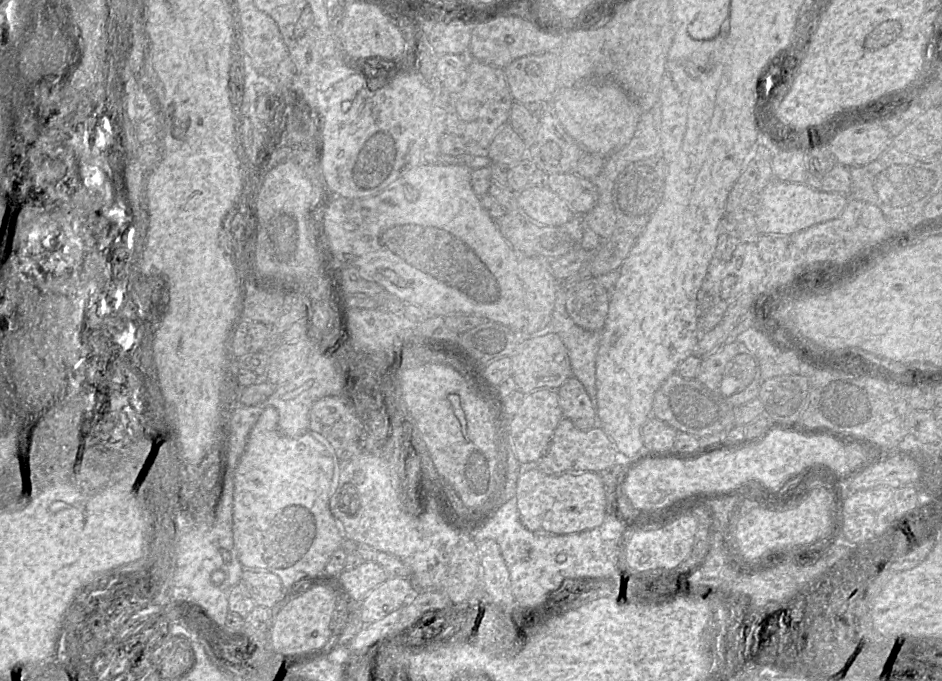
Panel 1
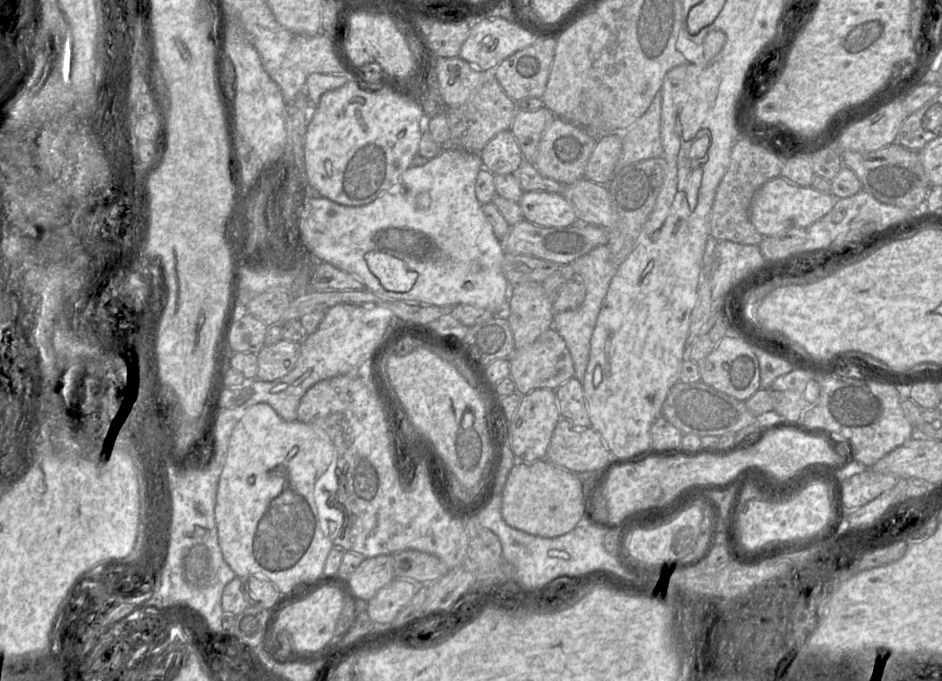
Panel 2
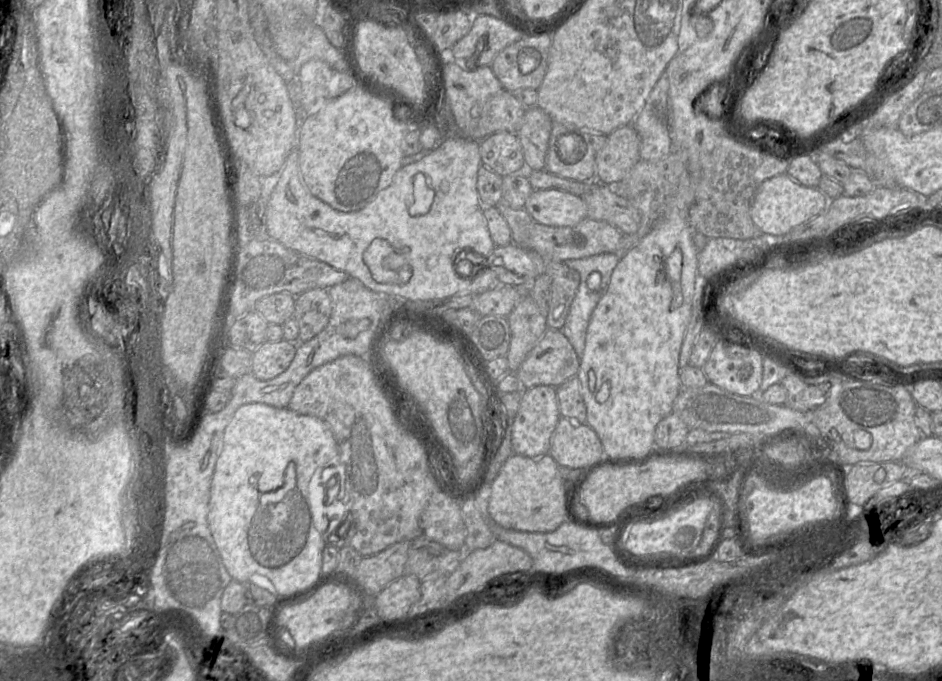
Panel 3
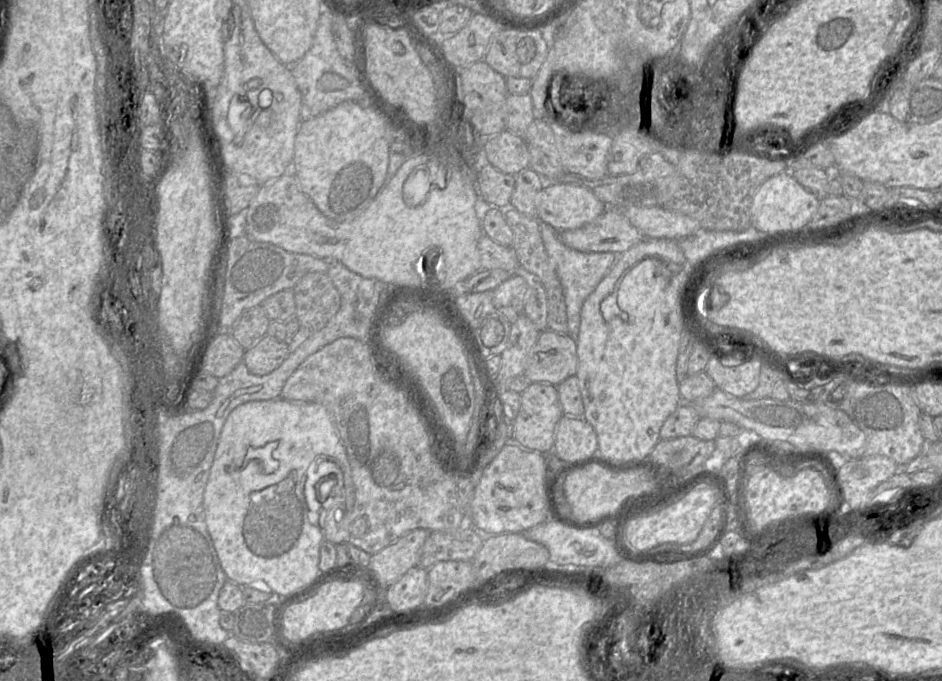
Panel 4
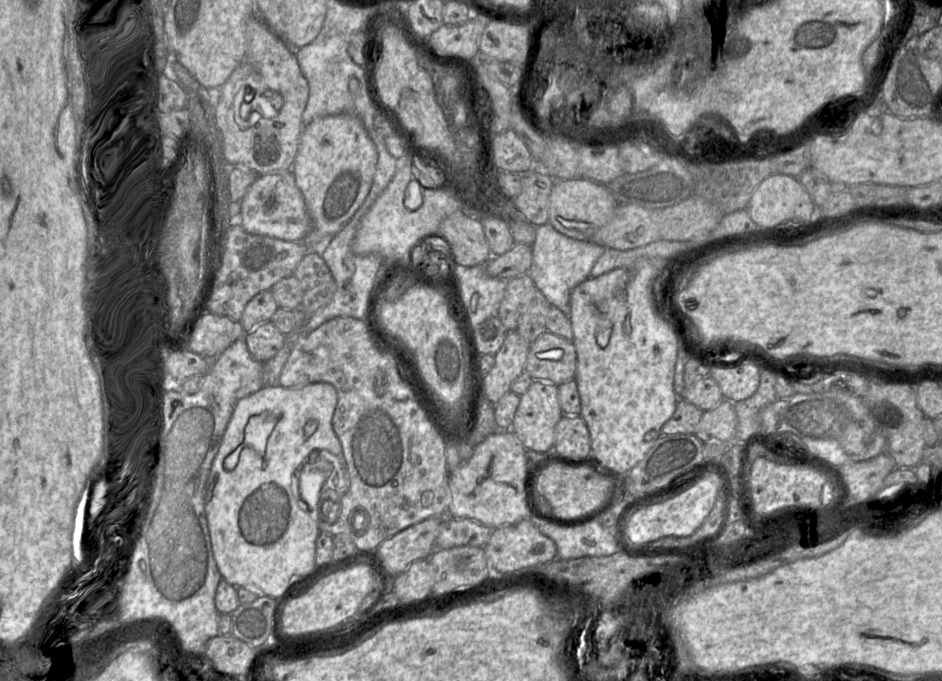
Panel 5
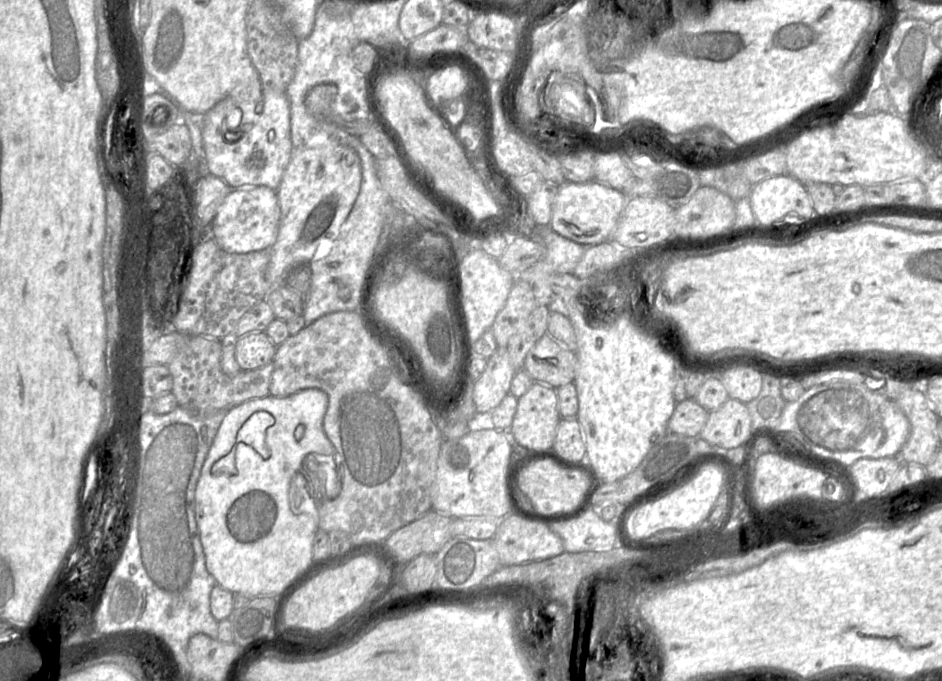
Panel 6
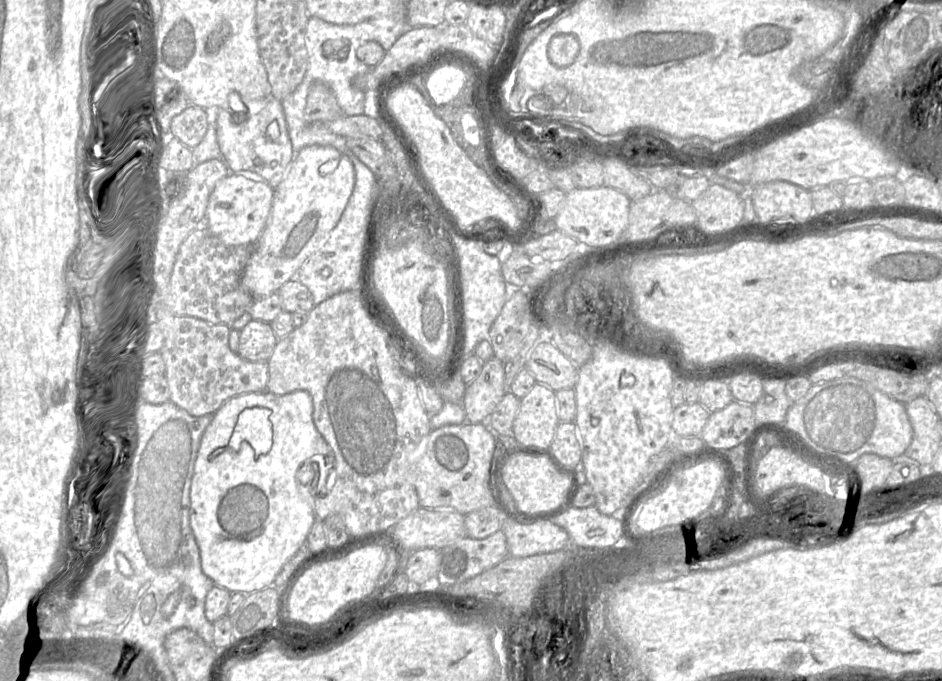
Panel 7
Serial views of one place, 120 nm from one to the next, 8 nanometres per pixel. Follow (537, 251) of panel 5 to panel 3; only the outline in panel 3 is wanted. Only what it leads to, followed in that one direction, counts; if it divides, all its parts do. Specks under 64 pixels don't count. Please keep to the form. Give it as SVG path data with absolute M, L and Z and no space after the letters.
M602 253L590 257L563 261L567 267L577 271L580 275L580 283L577 292L571 303L565 323L561 328L562 333L574 348L579 361L584 352L586 332L591 315L597 303L607 290L611 274L616 267L619 258L620 257L615 253Z

